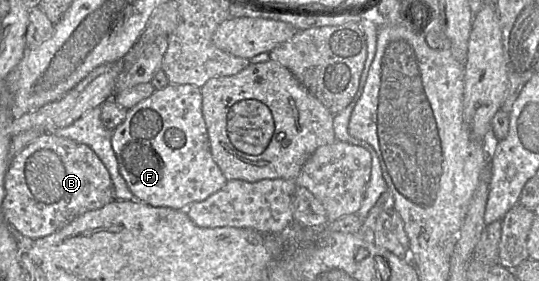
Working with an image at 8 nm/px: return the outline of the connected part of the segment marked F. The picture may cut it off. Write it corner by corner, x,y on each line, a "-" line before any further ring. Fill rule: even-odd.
169,84
155,90
148,98
127,110
125,120
113,130
111,144
119,172
130,191
138,201
153,207
185,210
189,205
207,199
227,183
211,154
202,113
202,94
195,85

